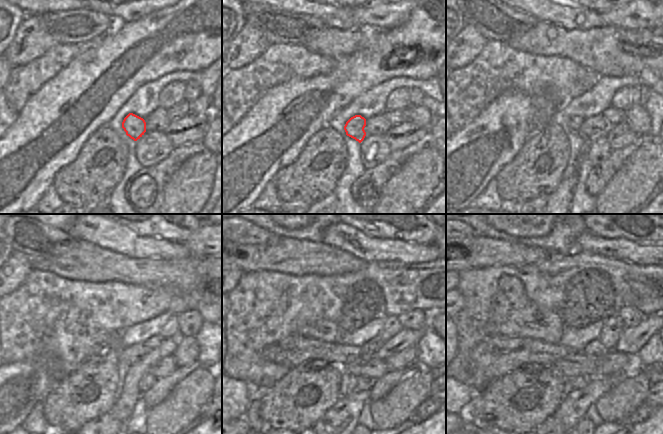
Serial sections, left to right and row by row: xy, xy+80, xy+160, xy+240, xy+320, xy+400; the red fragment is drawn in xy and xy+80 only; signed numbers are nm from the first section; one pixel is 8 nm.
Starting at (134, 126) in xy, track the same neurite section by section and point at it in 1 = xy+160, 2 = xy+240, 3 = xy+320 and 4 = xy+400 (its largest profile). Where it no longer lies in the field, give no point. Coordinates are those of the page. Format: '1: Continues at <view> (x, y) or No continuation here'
1: Continues at xy+160 (575, 122)
2: Continues at xy+240 (112, 340)
3: Continues at xy+320 (324, 330)
4: Continues at xy+400 (513, 314)

